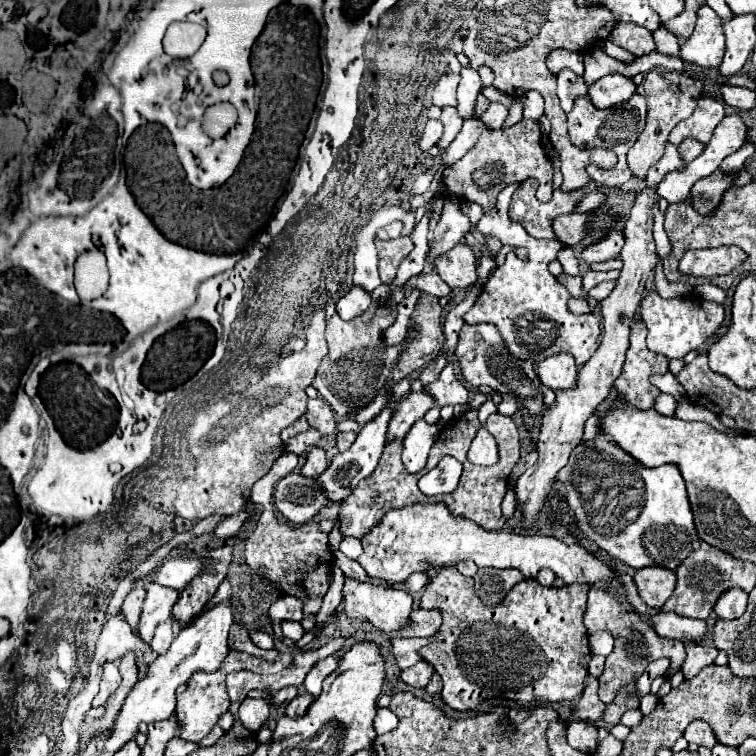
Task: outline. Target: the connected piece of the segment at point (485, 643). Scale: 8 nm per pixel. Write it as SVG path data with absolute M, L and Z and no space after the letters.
M456 566L442 568L420 598L420 608L438 610L442 614L442 628L438 628L432 640L418 650L442 678L442 700L454 710L468 712L494 696L502 696L520 706L528 706L532 702L562 702L582 696L590 662L588 632L582 624L588 588L590 586L586 584L546 588L538 584L538 580L522 580L498 606L486 606L476 596L472 578L462 576Z

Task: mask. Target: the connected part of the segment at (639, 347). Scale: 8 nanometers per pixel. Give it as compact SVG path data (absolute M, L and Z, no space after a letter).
M640 320L634 322L622 376L614 382L616 392L636 408L652 408L654 398L660 394L660 390L650 384L650 376L666 372L668 358L658 356L646 348L646 326Z

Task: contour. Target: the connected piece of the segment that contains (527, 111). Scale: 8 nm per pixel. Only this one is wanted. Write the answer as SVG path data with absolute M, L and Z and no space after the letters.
M526 92L520 102L524 104L524 118L530 118L530 120L538 120L542 114L544 114L544 100L542 100L542 94L540 92Z

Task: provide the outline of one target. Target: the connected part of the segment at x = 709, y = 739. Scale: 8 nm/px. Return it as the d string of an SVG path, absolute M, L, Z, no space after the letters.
M694 720L688 724L686 732L684 732L684 738L690 742L690 744L696 744L696 746L706 746L706 748L712 748L716 744L716 738L714 738L714 732L712 728L702 722L702 720Z

